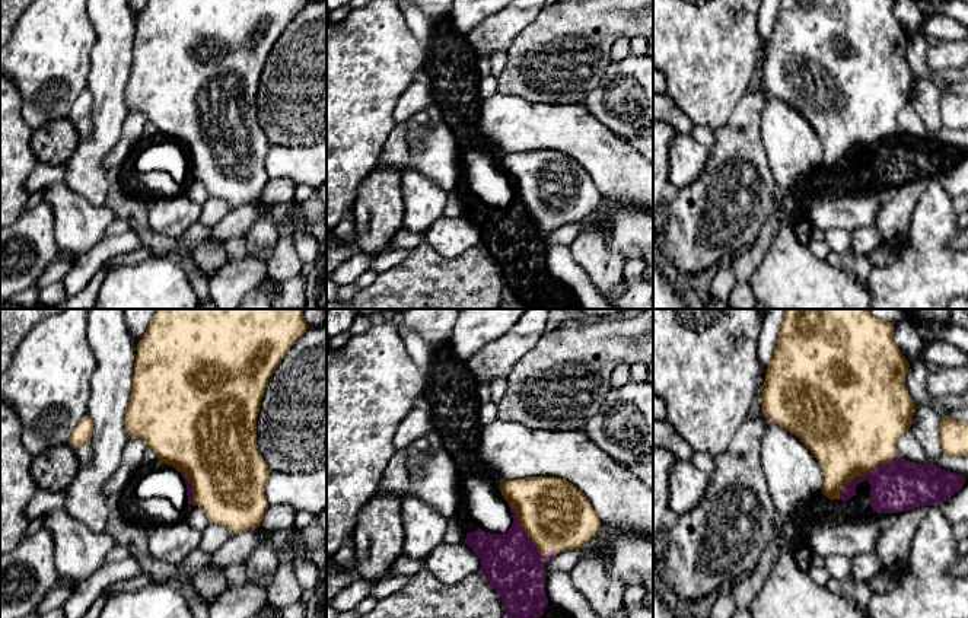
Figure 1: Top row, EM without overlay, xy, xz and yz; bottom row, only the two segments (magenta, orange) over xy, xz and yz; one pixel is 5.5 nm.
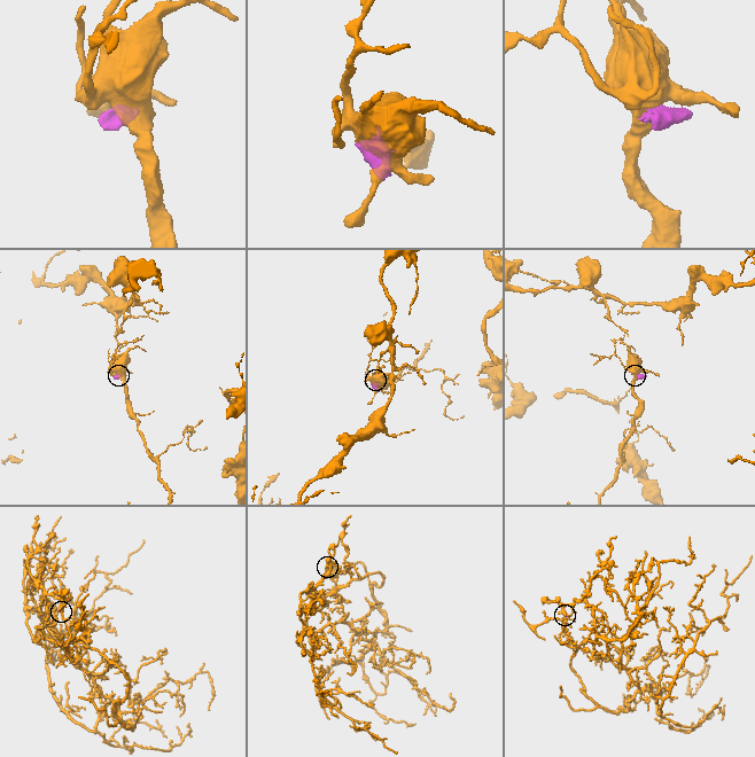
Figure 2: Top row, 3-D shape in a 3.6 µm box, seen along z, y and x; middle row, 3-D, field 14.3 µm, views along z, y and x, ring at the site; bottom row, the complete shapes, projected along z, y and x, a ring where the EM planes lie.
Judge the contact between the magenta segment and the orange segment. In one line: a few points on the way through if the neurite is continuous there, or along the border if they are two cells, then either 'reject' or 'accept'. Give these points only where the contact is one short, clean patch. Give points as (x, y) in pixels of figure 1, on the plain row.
reject

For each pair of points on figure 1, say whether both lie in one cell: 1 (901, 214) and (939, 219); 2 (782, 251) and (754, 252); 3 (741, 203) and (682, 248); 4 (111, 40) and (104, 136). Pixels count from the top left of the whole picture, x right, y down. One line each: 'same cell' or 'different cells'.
1: different cells
2: different cells
3: same cell
4: same cell

